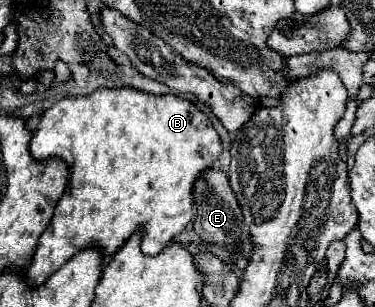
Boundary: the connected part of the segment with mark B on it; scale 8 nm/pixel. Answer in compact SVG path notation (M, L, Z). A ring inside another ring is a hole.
M99 89L87 97L65 97L47 109L33 131L29 151L37 163L51 157L63 159L71 171L67 197L61 197L57 203L53 219L47 231L39 237L33 261L25 271L27 285L39 287L75 253L95 247L105 259L109 259L137 231L143 233L143 255L159 255L159 251L163 251L193 219L193 183L201 171L217 161L221 141L207 121L207 115L187 99L177 95L147 95L137 89Z

